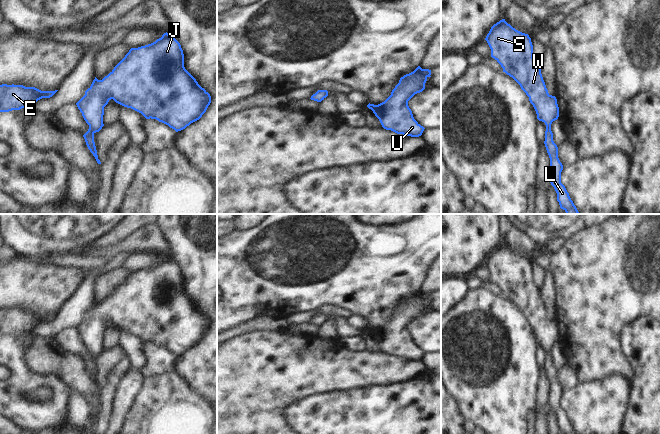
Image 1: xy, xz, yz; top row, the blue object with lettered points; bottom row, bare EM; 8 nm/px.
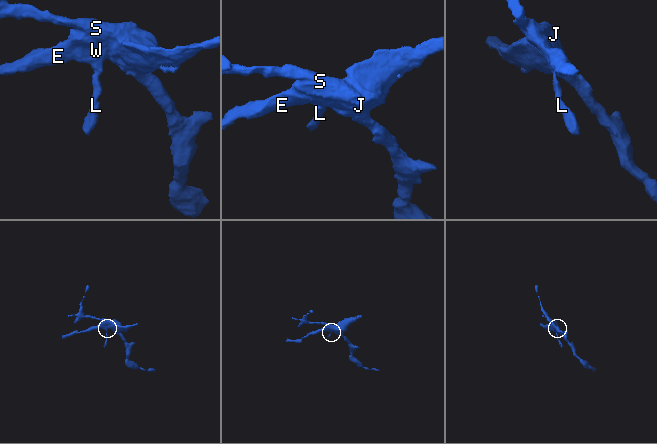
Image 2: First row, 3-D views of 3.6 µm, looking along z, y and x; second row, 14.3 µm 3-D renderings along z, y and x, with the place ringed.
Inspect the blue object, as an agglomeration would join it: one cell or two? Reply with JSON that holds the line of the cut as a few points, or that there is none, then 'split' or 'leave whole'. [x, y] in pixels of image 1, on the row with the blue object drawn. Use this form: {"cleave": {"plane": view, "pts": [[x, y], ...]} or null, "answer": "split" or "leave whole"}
{"cleave": null, "answer": "leave whole"}

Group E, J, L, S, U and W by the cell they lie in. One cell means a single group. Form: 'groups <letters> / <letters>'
groups E J L S U W

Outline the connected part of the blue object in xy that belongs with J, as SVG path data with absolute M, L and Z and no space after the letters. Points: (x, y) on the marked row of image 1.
M167 32L151 44L131 48L107 76L102 80L95 77L85 95L76 103L89 125L83 137L98 164L101 162L98 159L94 134L104 126L104 107L111 99L141 113L146 119L156 119L168 125L176 132L199 120L211 103L210 94L185 69L180 43Z

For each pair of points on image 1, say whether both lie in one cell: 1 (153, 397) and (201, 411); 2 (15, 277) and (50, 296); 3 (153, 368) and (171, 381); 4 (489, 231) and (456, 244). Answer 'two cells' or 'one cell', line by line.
1: one cell
2: one cell
3: two cells
4: one cell

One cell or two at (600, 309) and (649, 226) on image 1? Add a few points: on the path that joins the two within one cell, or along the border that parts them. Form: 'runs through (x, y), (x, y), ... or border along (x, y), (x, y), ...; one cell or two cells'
runs through (603, 288), (642, 247); one cell

